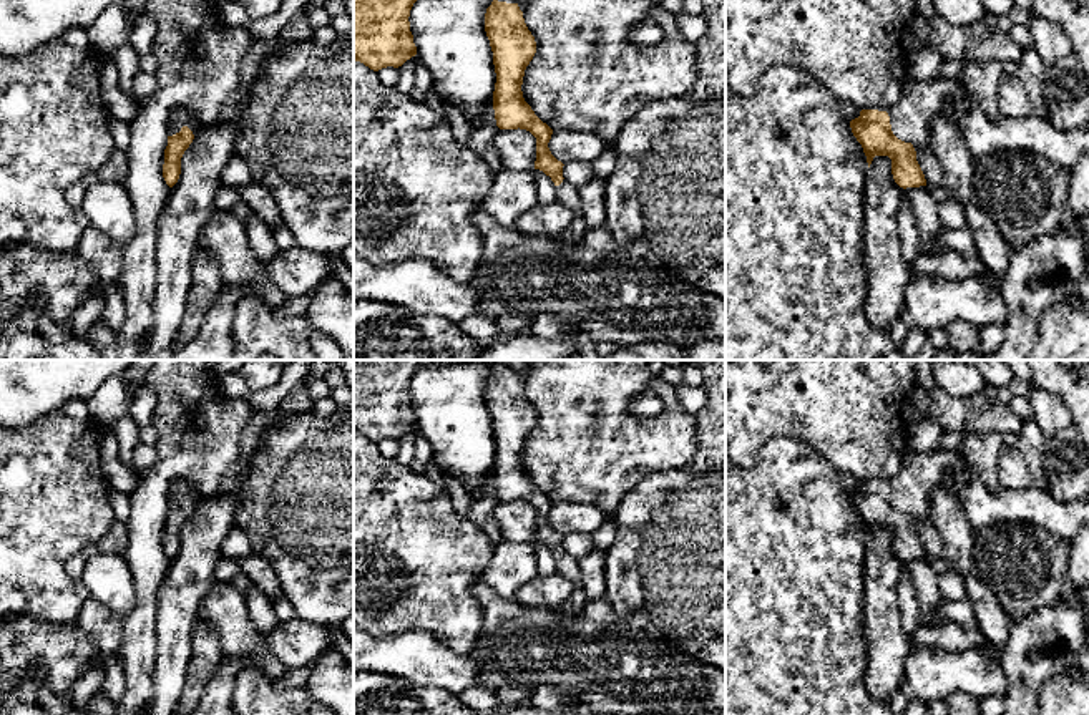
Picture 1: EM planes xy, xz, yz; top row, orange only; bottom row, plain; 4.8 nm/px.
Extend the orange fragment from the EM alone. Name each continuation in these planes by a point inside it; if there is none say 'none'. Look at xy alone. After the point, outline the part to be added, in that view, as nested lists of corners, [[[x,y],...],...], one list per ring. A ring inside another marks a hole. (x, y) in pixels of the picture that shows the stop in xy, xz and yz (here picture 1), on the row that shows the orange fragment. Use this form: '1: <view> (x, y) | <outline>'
1: xy (180, 116) | [[[176,106],[168,116],[168,136],[179,133],[183,126],[188,126],[196,136],[203,124],[204,121],[201,121],[196,114],[193,114],[183,106]]]

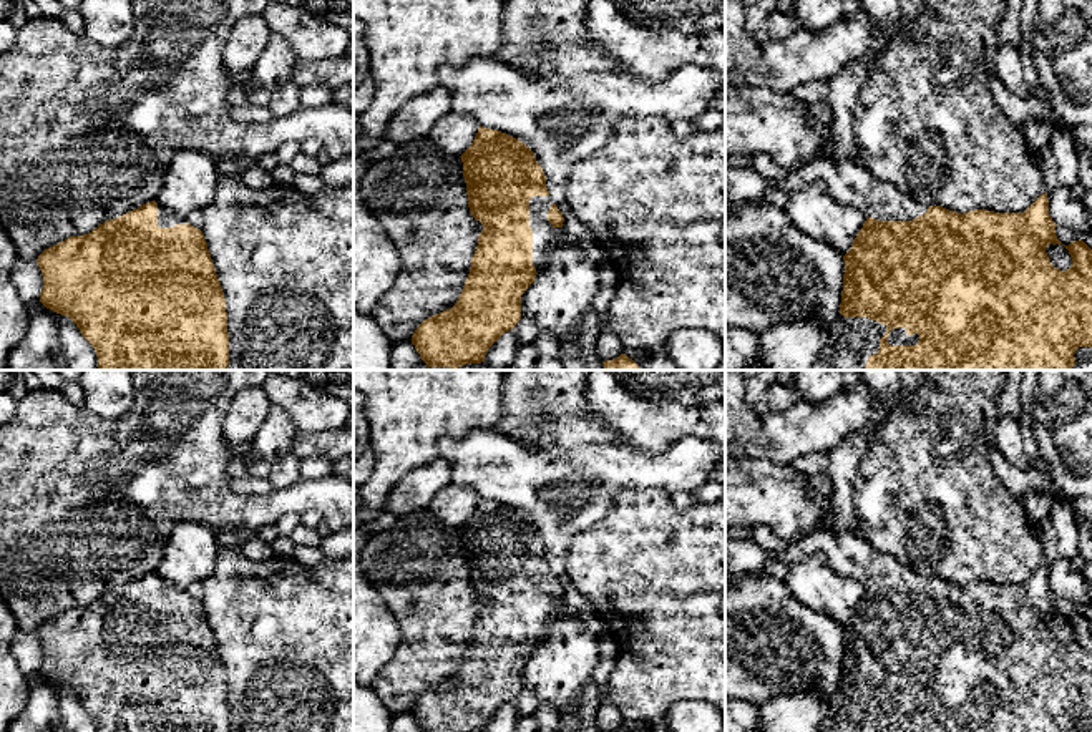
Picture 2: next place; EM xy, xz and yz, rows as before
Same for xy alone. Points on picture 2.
1: xy (165, 219) | [[[158,204],[158,226],[159,227],[173,227],[176,224],[186,224],[186,219],[176,219],[169,216],[159,204]]]

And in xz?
1: xz (545, 236) | [[[533,196],[529,199],[529,226],[533,229],[533,266],[539,267],[546,261],[548,249],[559,241],[573,241],[566,231],[558,232],[548,221],[553,204],[549,196]]]

